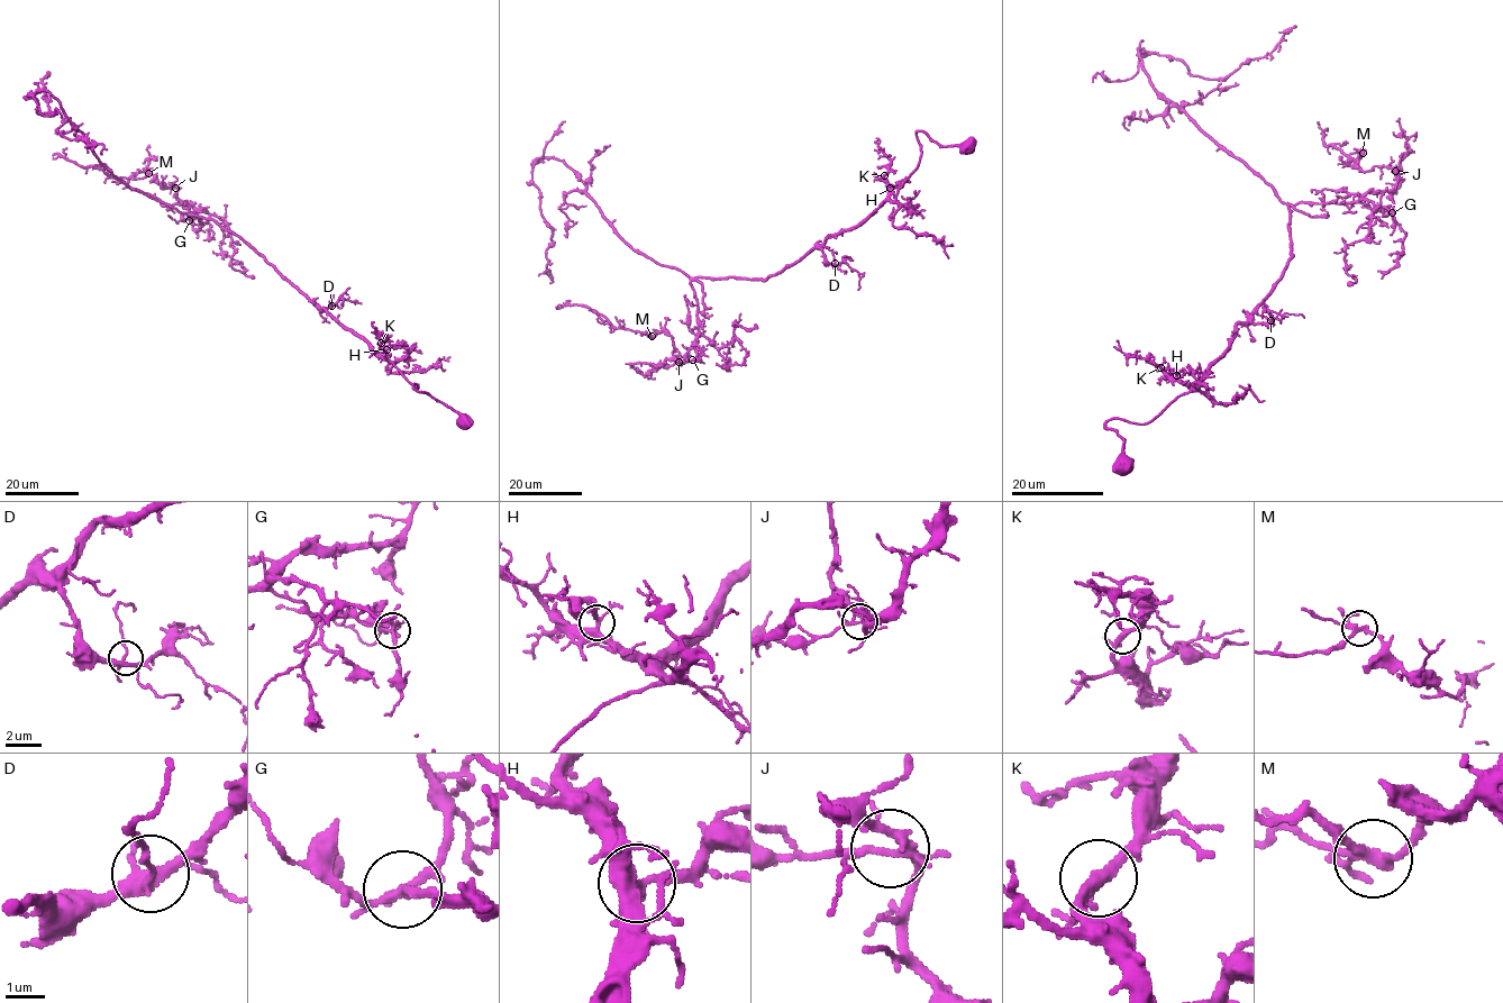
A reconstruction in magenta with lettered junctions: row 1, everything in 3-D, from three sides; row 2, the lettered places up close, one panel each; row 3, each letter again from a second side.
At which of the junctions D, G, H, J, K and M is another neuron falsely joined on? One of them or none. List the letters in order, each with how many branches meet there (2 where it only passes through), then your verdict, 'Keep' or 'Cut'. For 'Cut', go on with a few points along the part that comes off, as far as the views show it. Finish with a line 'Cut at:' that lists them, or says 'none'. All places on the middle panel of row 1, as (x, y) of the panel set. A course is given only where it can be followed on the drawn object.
D: Branches: 4. Keep
G: Branches: 4. Keep
H: Branches: 4. Keep
J: Branches: 5. Keep
K: Branches: 4. Keep
M: Branches: 5. Cut. Course of the part to remove: (652, 337), (615, 327), (603, 316), (588, 307), (555, 307)
Cut at: M

